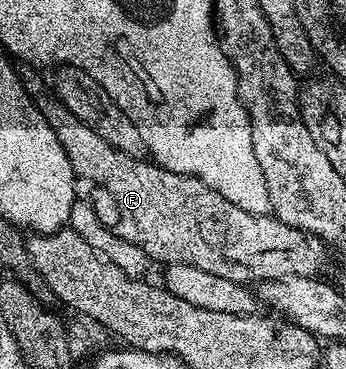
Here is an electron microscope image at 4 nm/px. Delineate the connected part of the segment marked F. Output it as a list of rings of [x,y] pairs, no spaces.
[[[25,68],[20,73],[20,81],[24,90],[31,95],[40,114],[50,123],[54,135],[58,135],[58,143],[62,143],[62,151],[66,151],[66,159],[70,159],[70,167],[74,171],[74,187],[77,201],[90,203],[94,215],[114,235],[126,239],[126,243],[134,243],[148,256],[149,262],[161,261],[161,266],[189,265],[202,271],[210,271],[213,275],[222,275],[222,279],[241,283],[259,283],[273,281],[283,277],[317,277],[321,276],[324,264],[330,257],[329,250],[318,237],[309,237],[300,229],[282,223],[277,217],[266,213],[242,211],[230,199],[218,195],[206,183],[188,173],[175,173],[169,169],[161,169],[159,165],[148,159],[130,157],[118,151],[118,147],[110,147],[106,139],[94,135],[82,119],[78,119],[61,103],[59,99],[44,94],[44,81],[37,70]]]

